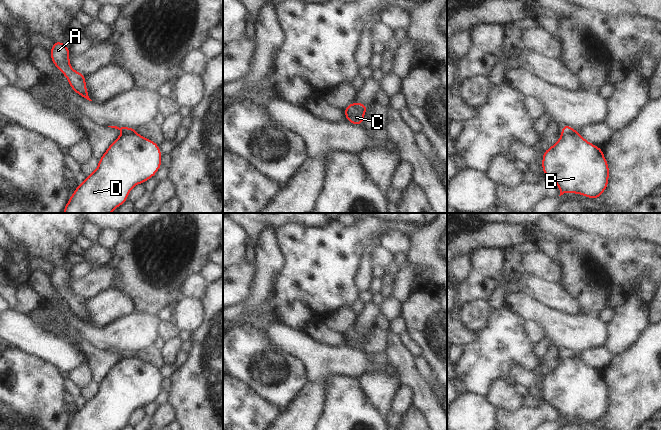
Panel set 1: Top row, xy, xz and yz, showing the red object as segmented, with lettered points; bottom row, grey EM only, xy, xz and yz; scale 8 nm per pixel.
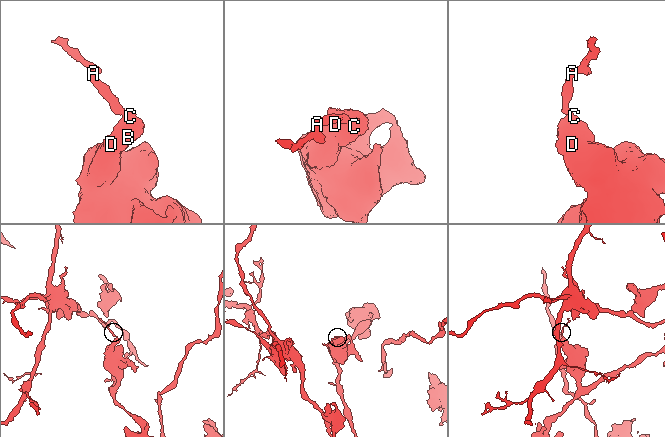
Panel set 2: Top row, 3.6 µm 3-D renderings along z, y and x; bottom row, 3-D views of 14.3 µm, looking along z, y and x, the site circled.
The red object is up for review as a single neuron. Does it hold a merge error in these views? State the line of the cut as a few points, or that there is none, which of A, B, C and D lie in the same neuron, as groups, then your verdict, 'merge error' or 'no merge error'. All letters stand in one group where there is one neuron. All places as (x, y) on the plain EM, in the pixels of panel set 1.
cut in yz along (575, 355), (562, 359); A / B C D; merge error

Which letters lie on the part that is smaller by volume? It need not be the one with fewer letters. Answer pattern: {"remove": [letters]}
{"remove": ["A"]}

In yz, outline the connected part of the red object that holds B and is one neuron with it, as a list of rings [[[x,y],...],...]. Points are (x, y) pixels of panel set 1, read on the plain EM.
[[[578,356],[561,359],[559,365],[543,377],[542,393],[558,408],[560,419],[579,417],[597,423],[608,409],[609,392],[602,373],[587,366]]]

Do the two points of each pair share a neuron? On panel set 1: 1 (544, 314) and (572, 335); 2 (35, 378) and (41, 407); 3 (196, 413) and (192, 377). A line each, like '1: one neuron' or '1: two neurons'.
1: one neuron
2: one neuron
3: one neuron

